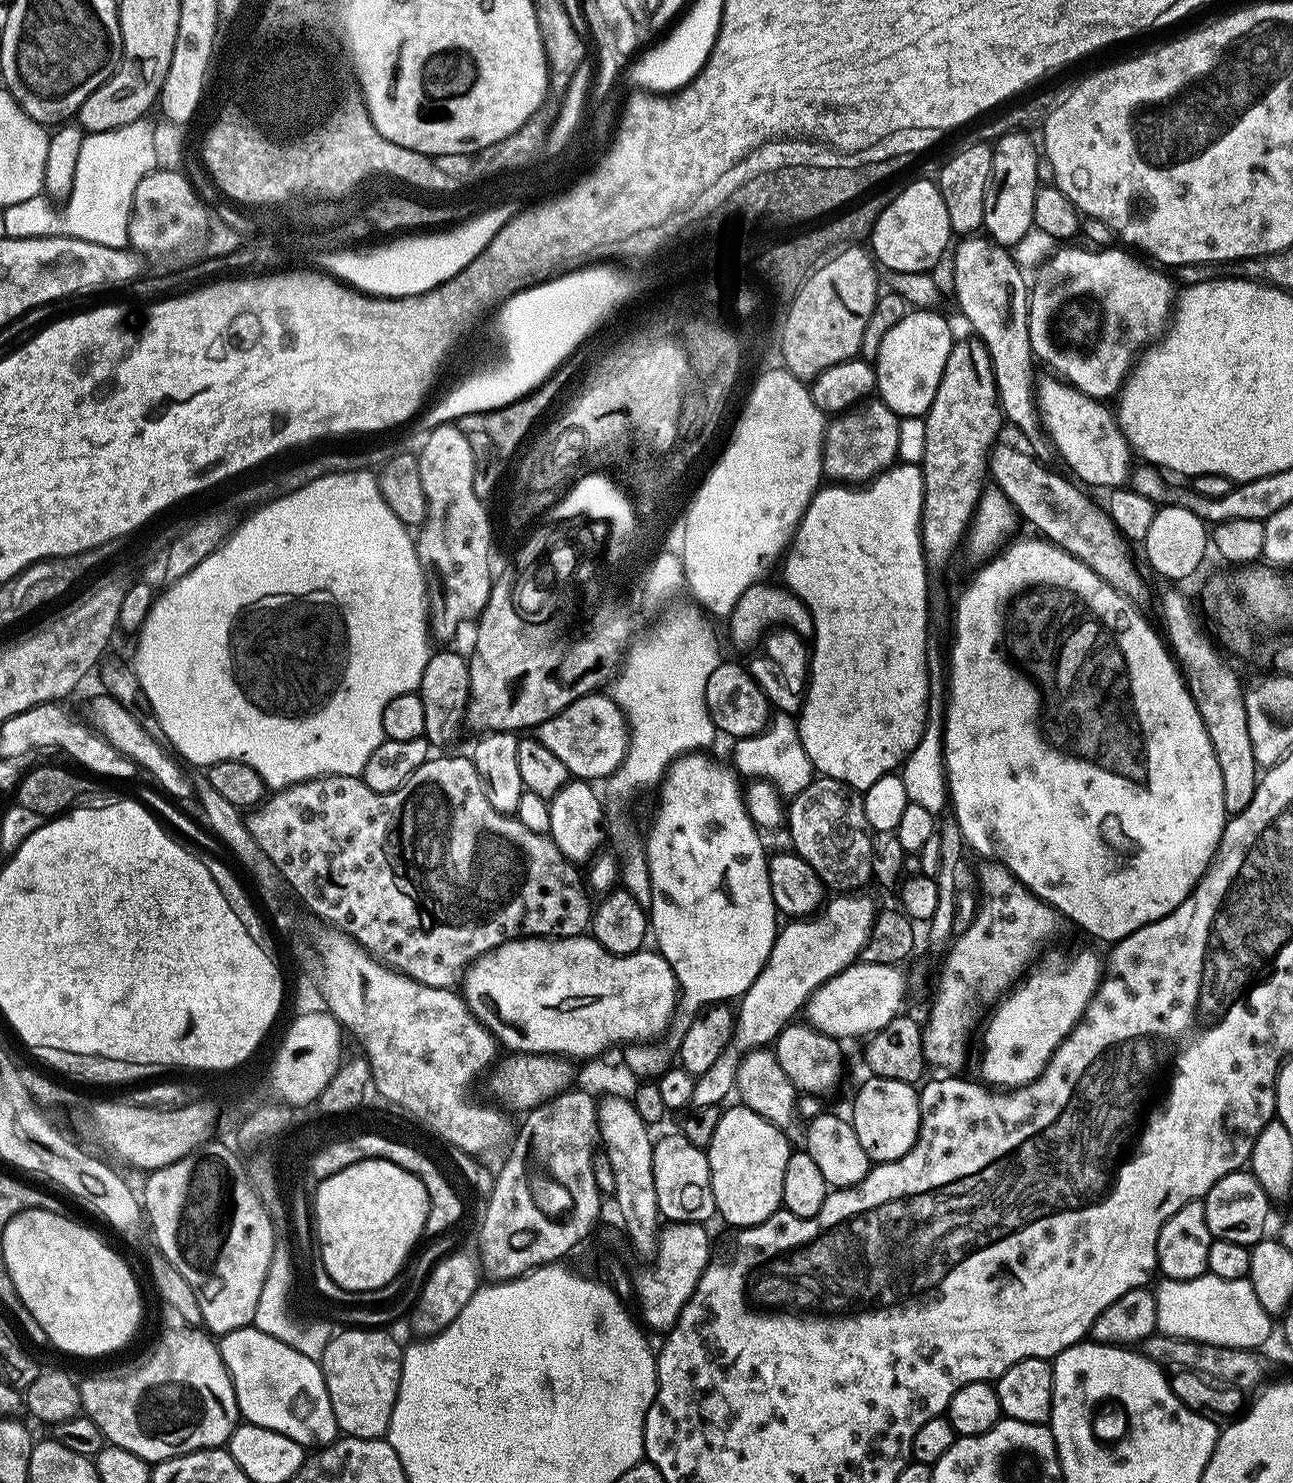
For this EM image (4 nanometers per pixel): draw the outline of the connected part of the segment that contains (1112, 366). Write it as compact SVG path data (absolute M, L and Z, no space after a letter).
M1072 246L1057 247L1035 273L1036 281L1031 281L1028 333L1032 355L1039 363L1041 360L1049 364L1063 383L1104 402L1109 399L1107 396L1115 397L1124 388L1141 353L1165 335L1174 312L1172 280L1164 273L1167 271L1145 262L1123 247L1104 248L1101 252L1068 247Z

